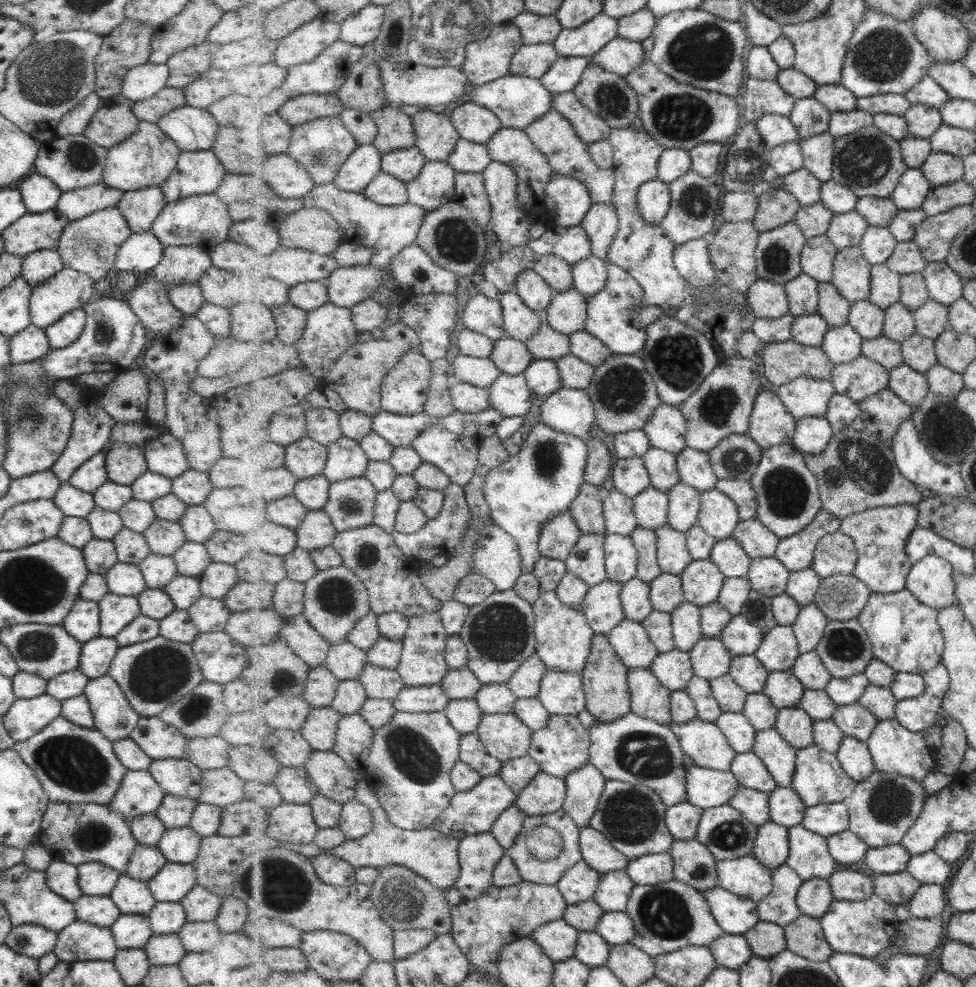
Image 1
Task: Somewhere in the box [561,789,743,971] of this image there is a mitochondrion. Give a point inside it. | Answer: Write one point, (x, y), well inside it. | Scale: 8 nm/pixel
(664, 912)

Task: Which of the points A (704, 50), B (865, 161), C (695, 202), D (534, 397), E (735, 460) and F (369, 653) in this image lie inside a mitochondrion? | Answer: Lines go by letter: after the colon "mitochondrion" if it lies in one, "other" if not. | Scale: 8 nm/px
A: mitochondrion
B: mitochondrion
C: mitochondrion
D: other
E: mitochondrion
F: other

